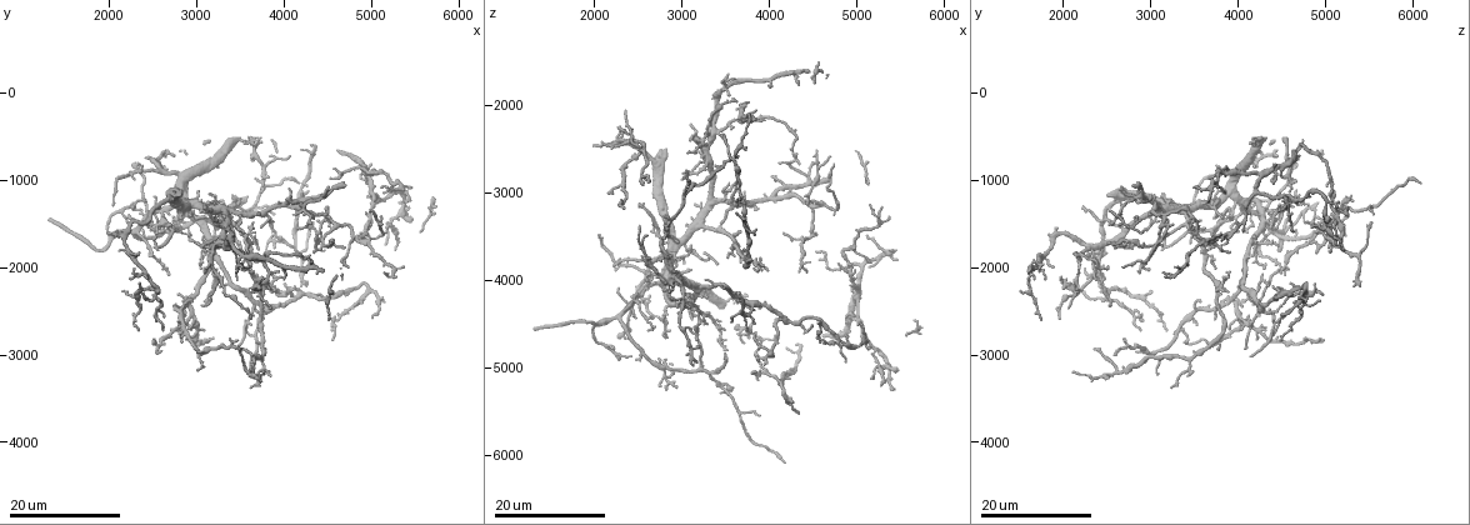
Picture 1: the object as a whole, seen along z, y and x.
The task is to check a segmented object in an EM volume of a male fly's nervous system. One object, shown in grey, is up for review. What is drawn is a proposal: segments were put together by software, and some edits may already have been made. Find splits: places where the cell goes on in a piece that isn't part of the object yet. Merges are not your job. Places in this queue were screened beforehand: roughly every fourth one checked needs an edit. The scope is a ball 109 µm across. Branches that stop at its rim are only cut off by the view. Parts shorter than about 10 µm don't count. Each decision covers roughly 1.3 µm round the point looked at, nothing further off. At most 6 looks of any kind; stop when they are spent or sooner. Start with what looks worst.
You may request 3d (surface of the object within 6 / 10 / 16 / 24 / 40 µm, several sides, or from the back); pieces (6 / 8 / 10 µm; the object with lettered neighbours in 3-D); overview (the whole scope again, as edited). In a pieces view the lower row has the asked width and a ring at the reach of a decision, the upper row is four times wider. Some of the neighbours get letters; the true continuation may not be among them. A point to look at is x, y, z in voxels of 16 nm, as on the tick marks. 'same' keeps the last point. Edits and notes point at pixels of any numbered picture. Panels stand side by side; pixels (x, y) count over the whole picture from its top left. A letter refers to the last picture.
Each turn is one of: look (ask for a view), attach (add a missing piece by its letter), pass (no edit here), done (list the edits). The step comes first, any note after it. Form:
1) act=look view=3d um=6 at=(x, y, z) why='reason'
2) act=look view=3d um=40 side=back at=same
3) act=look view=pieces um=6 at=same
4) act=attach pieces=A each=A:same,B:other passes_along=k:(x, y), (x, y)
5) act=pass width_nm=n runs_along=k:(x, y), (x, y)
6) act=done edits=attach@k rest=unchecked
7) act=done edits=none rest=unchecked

act=look view=3d um=16 at=(3100, 1400, 3900) why='an open end'

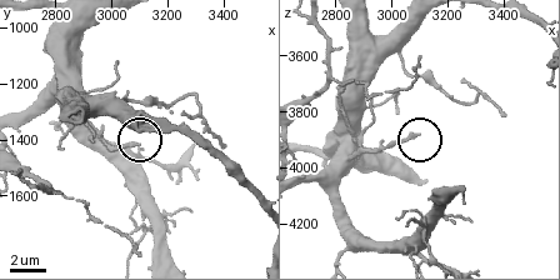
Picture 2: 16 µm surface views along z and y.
act=look view=pieces um=8 at=(3090, 1410, 3880) why='see the neighbours'

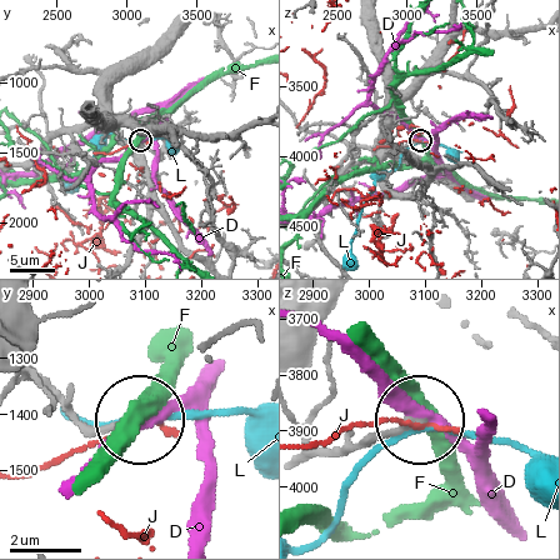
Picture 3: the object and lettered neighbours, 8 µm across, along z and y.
act=pass width_nm=220 each=D:other,F:other,J:other,L:other found='none of them fits'

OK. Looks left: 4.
act=look view=3d um=24 at=(2800, 2650, 3500)

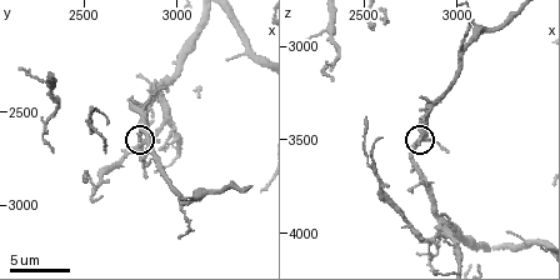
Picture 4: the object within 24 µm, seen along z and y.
act=look view=pieces um=8 at=(2780, 2640, 3520)

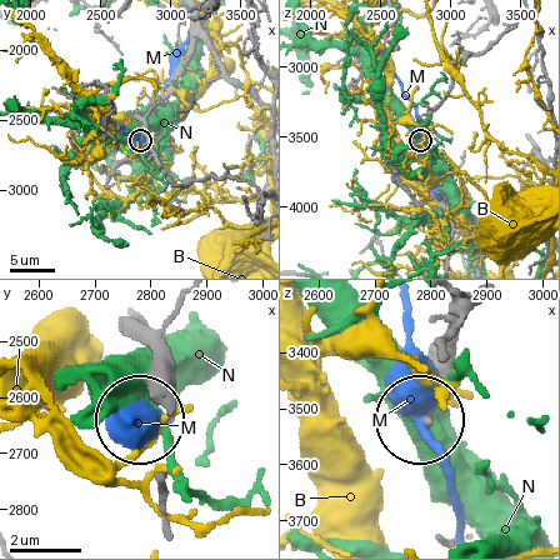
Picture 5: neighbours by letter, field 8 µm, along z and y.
act=pass each=B:other,M:other,N:other found='none of them fits'

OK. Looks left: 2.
act=done edits=none rest=unchecked

